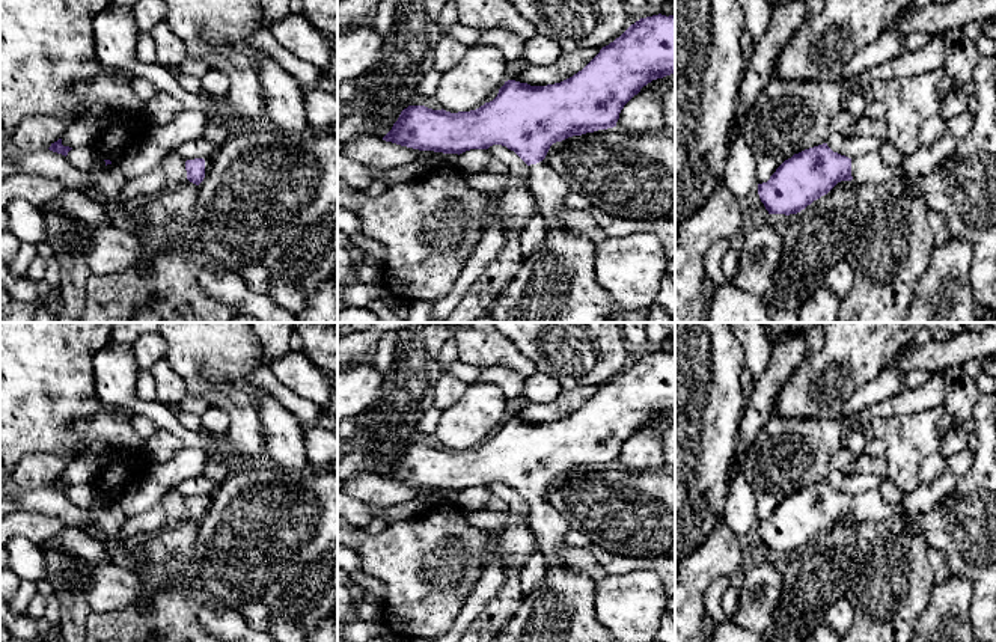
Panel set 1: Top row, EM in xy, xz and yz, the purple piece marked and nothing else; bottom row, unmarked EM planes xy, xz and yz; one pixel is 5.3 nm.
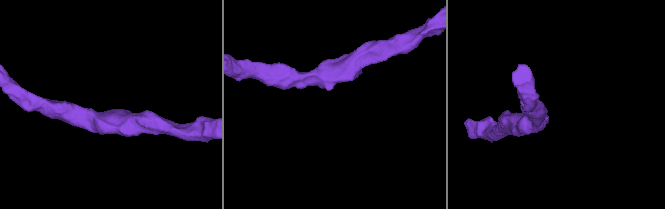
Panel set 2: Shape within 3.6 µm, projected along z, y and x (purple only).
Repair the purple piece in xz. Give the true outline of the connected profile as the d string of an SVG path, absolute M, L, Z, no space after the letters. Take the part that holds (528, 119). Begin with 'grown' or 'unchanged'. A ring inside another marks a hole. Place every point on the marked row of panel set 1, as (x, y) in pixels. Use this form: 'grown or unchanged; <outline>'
grown; M652 15L631 24L619 38L573 77L547 86L508 80L497 96L476 110L451 113L408 105L383 137L401 146L443 154L463 154L502 145L529 166L529 188L545 220L547 234L493 303L496 323L609 323L613 297L597 282L595 246L565 229L559 212L571 191L544 160L550 146L573 136L616 127L624 105L652 80L675 74L675 15Z

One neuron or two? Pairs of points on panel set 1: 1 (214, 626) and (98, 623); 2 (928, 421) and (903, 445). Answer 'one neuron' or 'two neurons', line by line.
1: two neurons
2: one neuron

